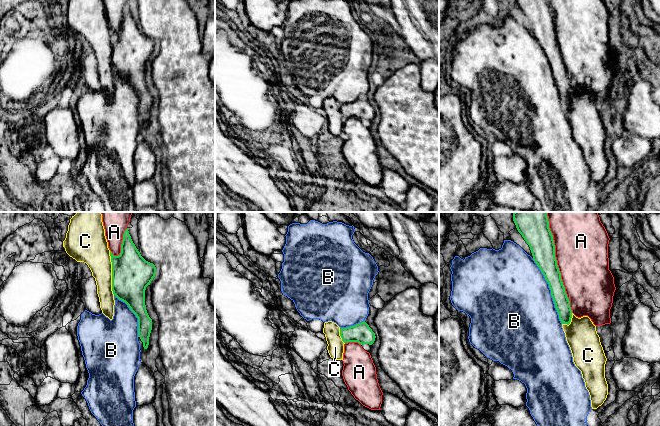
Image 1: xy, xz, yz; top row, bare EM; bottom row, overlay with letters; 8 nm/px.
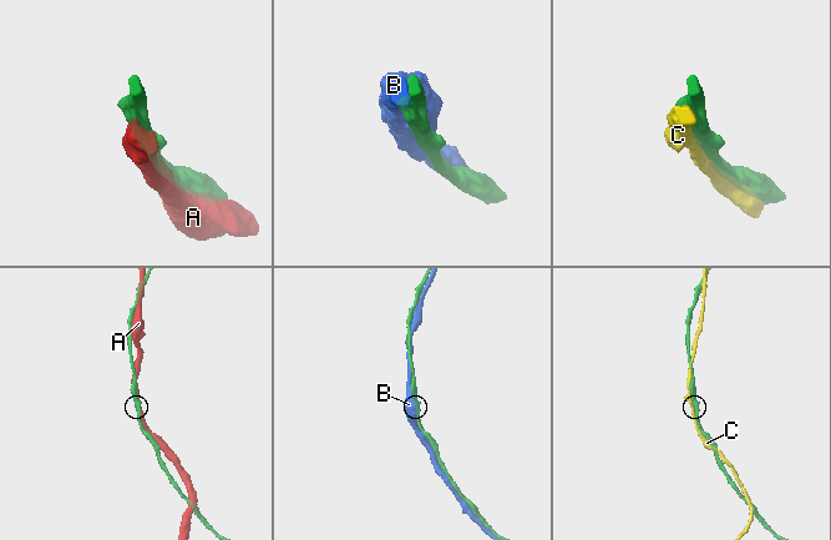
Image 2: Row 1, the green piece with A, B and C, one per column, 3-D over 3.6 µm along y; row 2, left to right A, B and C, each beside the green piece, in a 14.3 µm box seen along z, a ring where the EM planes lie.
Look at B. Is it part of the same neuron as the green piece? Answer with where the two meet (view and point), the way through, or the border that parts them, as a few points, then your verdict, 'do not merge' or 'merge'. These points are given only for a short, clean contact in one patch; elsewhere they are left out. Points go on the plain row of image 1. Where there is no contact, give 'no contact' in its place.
contact yz (551, 67); merge

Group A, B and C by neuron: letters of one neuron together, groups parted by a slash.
A C / B

